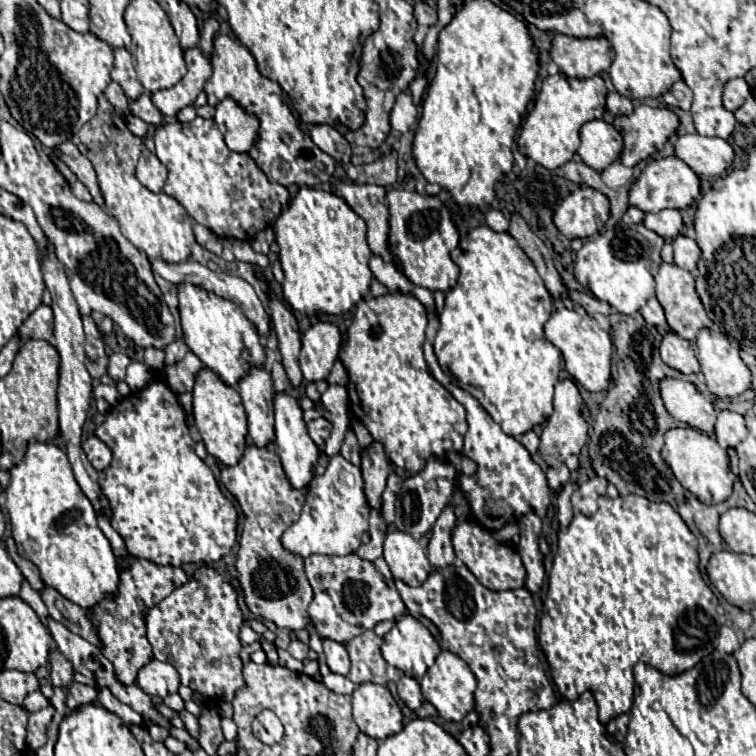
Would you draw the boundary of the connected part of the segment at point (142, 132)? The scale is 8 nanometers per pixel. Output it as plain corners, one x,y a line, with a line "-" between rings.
127,117
127,127
137,137
145,137
149,133
149,125
139,117

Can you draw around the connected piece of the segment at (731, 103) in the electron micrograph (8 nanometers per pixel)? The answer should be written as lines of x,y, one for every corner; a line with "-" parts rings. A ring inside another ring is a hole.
733,79
725,85
723,91
723,107
727,111
735,111
741,107
741,103
745,103
745,99
751,95
749,85
745,83
745,79

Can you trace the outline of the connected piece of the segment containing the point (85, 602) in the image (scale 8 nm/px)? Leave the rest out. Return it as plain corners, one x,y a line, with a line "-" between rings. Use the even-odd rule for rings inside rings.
29,443
23,461
11,469
11,483
5,493
5,505
9,511
17,551
23,559
35,563
35,567
41,571
41,579
45,585
57,589
63,597
67,597
83,609
91,609
101,599
115,595
119,583
117,559
113,555
109,539
97,527
97,515
91,501
85,497
81,487
77,487
71,463
63,449
59,449
55,443

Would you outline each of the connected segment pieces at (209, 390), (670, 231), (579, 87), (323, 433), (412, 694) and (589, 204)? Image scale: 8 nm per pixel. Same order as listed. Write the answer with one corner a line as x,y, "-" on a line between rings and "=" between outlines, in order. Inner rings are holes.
203,367
195,377
193,387
193,417
195,425
203,435
203,441
207,445
207,451
223,465
235,465
245,449
245,437
247,437
247,419
245,409
239,397
239,391
219,379
217,373
213,373
209,367
=
665,209
659,213
645,213
645,227
661,235
665,241
675,239
683,229
683,219
677,209
=
563,73
551,75
543,81
543,87
535,99
531,113
525,117
517,145
519,151
543,165
545,169
557,169
573,159
579,149
579,129
583,123
601,119
605,113
607,87
603,77
595,75
589,79
569,79
=
319,417
319,419
311,421
307,427
309,427
309,435
311,435
311,439
315,441
315,445
317,445
319,449
323,449
323,447
325,447
325,441
329,439
331,429
333,429
331,421
329,421
327,417
=
403,675
403,677
397,681
397,691
399,691
399,697
403,699
403,703
405,703
411,711
419,709
421,703
425,701
425,699
423,699
423,693
421,693
421,689
419,689
417,679
413,679
413,677
409,677
409,675
=
581,185
555,211
555,225
557,229
569,239
585,239
597,233
609,219
609,199
587,187

